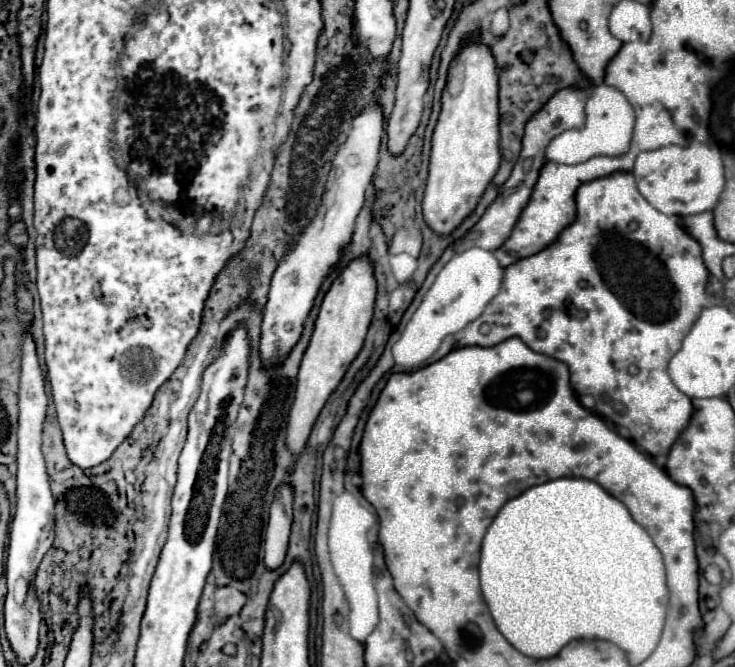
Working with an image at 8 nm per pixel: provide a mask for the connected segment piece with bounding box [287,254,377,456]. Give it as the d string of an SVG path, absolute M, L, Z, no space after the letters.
M367 254L349 260L349 264L343 268L339 278L335 278L329 292L325 294L319 316L315 320L315 330L313 330L311 342L305 350L305 356L303 356L303 362L299 368L297 394L295 394L291 412L289 412L287 448L293 456L297 456L303 450L303 446L309 438L309 432L315 424L315 418L319 416L325 400L337 388L337 384L341 382L349 364L359 354L365 334L367 334L367 328L369 328L369 322L371 322L371 316L373 316L375 296L377 296L377 280L375 280L373 262Z

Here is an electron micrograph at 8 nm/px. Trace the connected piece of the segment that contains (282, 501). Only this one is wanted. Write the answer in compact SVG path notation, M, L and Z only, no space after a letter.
M281 486L271 504L271 516L269 516L267 540L265 540L265 566L271 570L283 564L283 558L287 552L287 540L289 540L289 530L293 522L291 504L293 504L291 488Z

